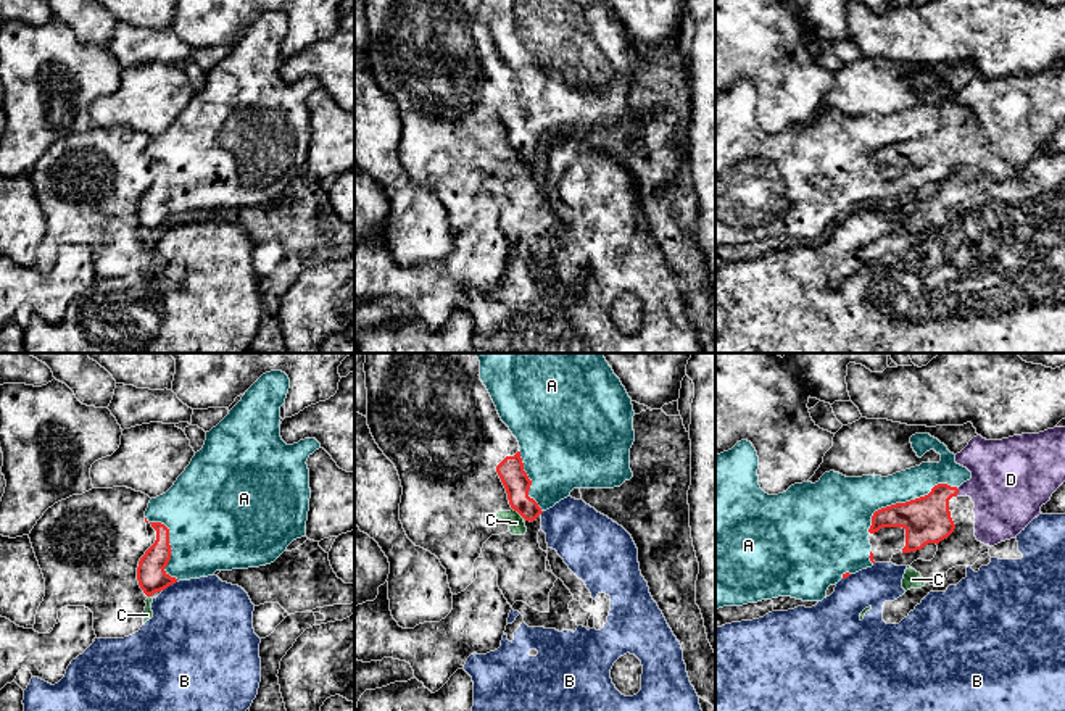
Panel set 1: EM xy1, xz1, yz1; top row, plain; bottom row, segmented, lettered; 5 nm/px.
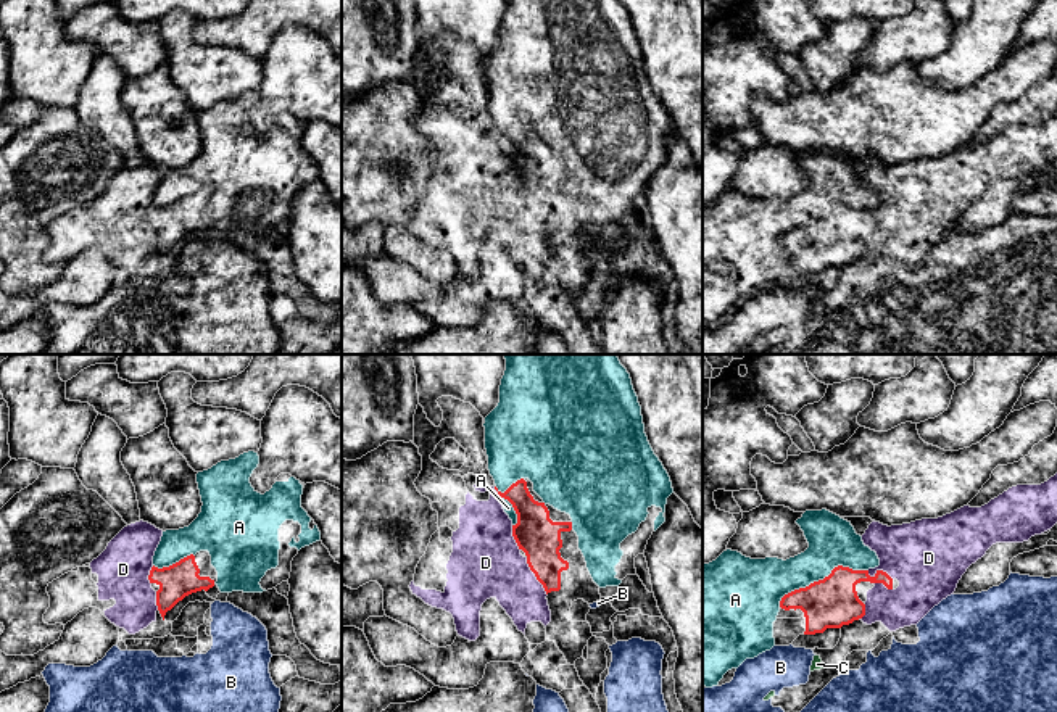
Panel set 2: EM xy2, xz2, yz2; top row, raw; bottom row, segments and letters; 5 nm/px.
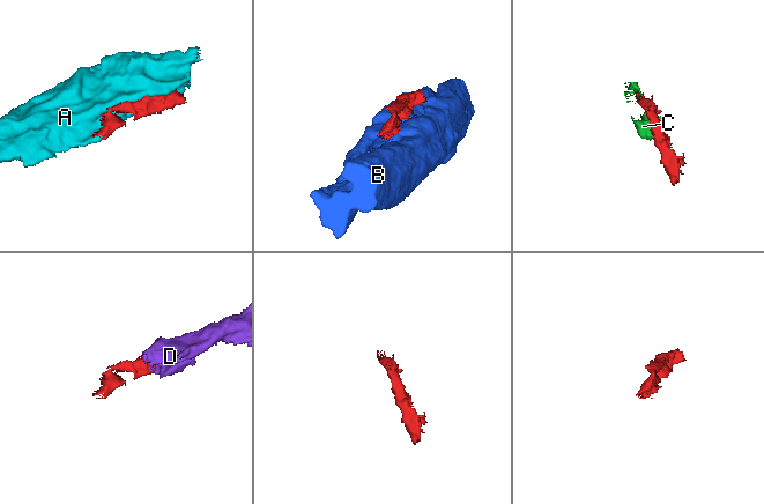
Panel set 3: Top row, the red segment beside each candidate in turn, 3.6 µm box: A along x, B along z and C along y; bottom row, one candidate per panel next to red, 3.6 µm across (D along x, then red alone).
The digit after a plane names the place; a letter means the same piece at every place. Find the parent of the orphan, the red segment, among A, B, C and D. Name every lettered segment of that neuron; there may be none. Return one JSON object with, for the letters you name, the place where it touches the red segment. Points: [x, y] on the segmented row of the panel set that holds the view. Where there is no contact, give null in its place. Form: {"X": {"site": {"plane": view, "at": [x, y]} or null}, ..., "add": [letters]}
{"A": {"site": {"plane": "yz1", "at": [906, 502]}}, "add": ["A"]}

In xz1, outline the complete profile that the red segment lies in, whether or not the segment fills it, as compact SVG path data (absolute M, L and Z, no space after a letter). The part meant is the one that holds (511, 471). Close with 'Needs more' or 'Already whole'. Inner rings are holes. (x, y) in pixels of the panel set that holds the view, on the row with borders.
M475 353L480 380L487 387L501 421L519 442L519 451L506 456L496 472L509 505L525 521L570 497L574 489L614 489L633 477L630 448L635 442L633 405L620 379L603 353Z. Needs more

